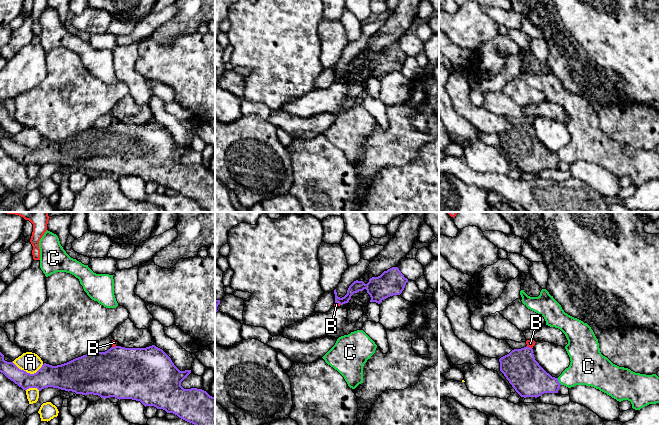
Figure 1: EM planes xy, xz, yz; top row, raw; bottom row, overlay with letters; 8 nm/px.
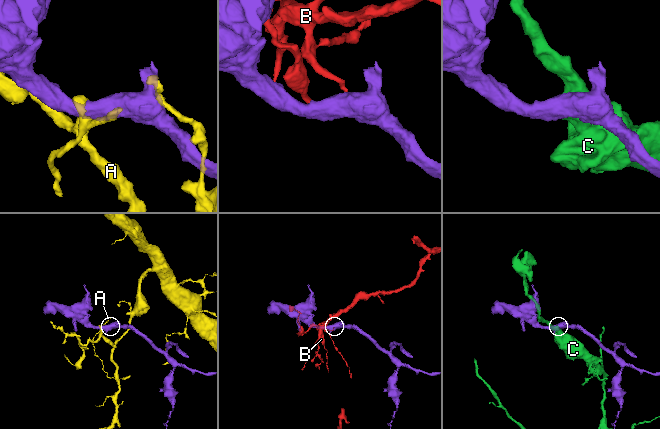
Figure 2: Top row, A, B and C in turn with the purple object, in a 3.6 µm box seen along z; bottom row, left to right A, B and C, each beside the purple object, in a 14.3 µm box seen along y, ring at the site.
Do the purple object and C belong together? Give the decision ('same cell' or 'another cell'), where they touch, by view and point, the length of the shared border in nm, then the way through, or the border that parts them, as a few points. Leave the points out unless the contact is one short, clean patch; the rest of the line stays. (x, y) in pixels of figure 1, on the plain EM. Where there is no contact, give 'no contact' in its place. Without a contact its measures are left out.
another cell; meets purple in yz at (558, 157); contact 70 nm long; border along yz (556, 154), (561, 160)

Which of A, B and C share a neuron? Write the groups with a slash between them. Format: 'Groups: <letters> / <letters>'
Groups: A / B / C

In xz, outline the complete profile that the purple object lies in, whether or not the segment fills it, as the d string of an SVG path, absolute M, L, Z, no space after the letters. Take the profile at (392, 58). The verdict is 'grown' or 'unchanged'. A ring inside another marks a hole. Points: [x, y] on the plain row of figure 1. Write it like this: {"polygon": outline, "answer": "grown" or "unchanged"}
{"polygon": "M392 43L387 47L384 47L380 52L370 54L367 60L363 57L354 57L349 62L347 70L342 74L337 72L335 65L335 79L339 79L340 81L348 79L354 69L366 65L371 73L370 78L380 80L382 76L390 72L400 71L407 58L408 55L404 53L399 44Z", "answer": "unchanged"}

